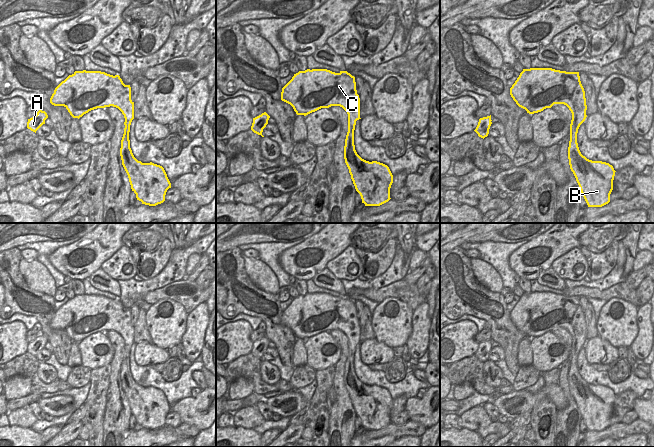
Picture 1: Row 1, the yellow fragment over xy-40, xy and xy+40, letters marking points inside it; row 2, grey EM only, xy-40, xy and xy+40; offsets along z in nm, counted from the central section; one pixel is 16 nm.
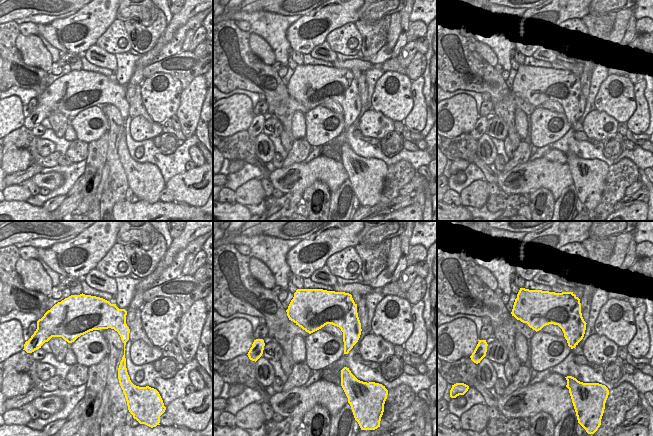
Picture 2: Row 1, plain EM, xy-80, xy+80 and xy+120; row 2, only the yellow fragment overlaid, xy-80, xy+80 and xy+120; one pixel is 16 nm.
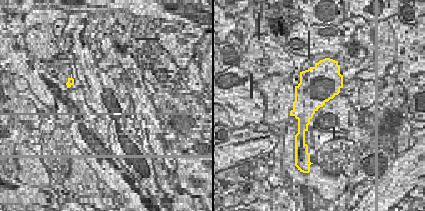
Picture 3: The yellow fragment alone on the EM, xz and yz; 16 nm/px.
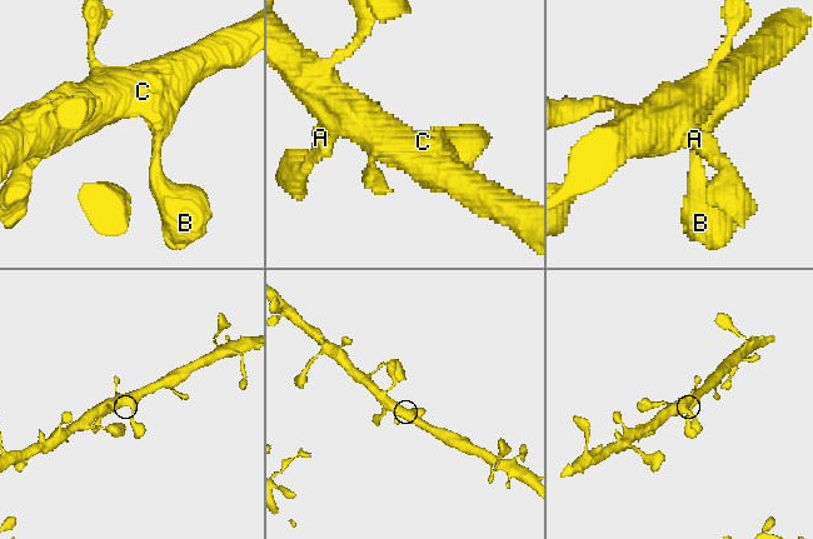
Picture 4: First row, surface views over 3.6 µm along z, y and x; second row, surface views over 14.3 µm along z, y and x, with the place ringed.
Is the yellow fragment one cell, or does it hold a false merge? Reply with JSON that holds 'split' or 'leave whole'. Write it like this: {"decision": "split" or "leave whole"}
{"decision": "leave whole"}

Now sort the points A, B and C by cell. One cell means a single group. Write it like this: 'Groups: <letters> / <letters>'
Groups: A B C

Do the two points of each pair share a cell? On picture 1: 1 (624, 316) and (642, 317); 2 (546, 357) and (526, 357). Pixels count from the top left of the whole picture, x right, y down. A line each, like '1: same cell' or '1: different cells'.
1: different cells
2: different cells

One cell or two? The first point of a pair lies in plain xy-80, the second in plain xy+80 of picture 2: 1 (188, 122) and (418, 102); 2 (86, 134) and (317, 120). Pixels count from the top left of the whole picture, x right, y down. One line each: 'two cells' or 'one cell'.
1: one cell
2: one cell

